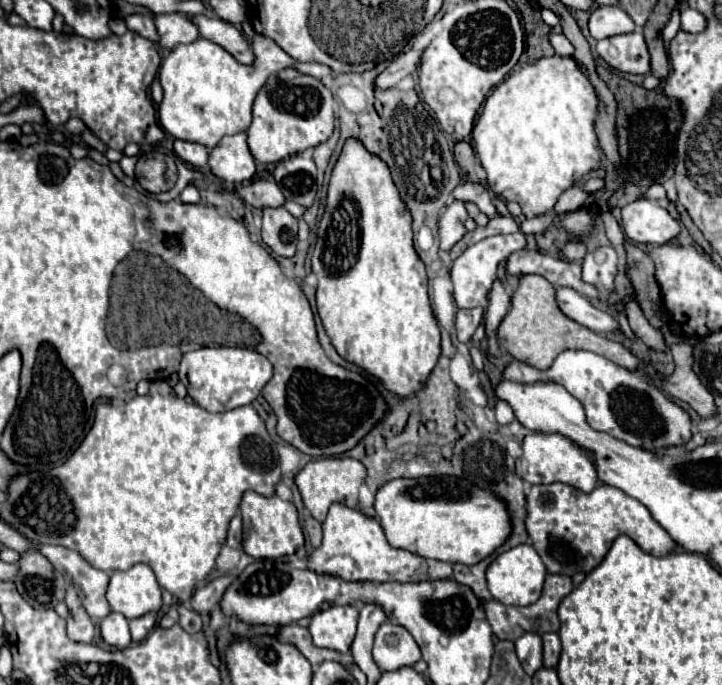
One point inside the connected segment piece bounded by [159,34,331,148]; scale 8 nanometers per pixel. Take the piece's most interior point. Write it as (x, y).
(207, 94)

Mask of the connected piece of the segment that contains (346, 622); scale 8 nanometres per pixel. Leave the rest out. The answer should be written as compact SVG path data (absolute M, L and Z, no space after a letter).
M331 606L311 618L309 632L313 644L319 648L331 648L337 652L349 652L355 638L359 610L355 606Z

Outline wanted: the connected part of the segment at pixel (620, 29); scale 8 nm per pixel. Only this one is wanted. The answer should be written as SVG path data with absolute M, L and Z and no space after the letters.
M599 6L597 10L593 10L589 20L589 32L595 40L629 34L633 30L637 30L637 26L631 16L617 6Z

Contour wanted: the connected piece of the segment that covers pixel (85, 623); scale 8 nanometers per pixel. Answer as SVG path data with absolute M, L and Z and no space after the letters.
M73 584L67 586L65 604L69 608L69 616L67 616L67 634L69 634L69 638L75 640L75 642L87 642L89 644L95 636L95 624L89 618L89 614L85 612Z

